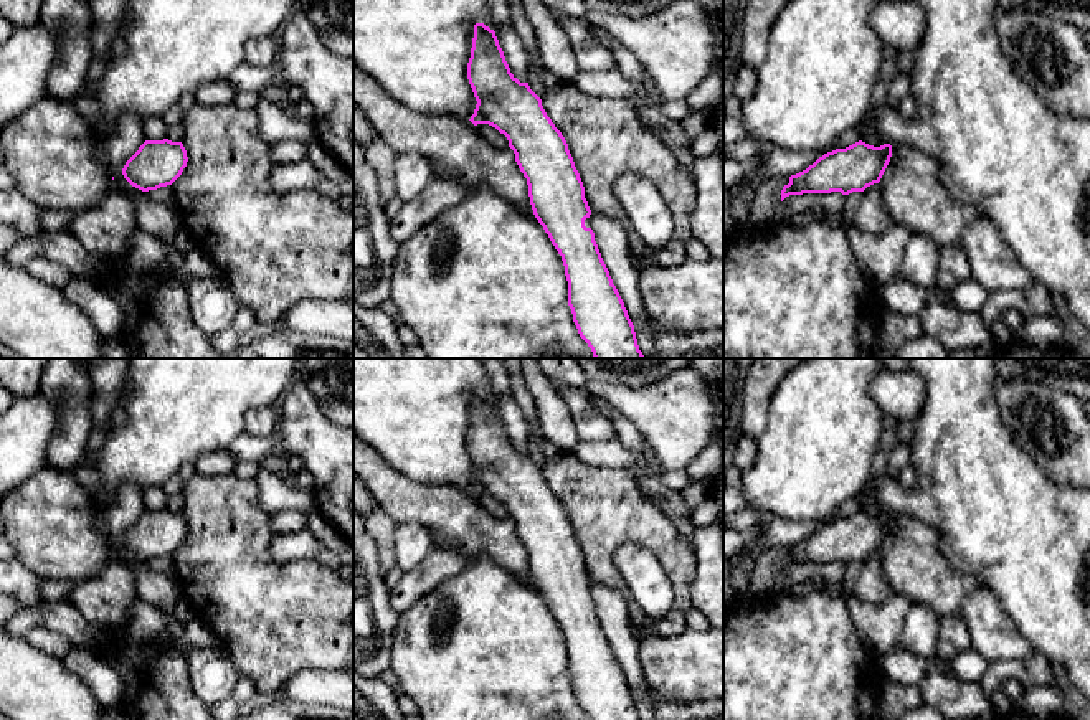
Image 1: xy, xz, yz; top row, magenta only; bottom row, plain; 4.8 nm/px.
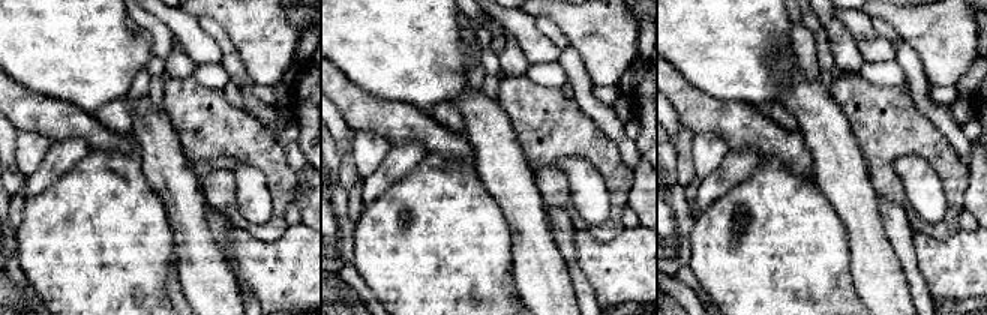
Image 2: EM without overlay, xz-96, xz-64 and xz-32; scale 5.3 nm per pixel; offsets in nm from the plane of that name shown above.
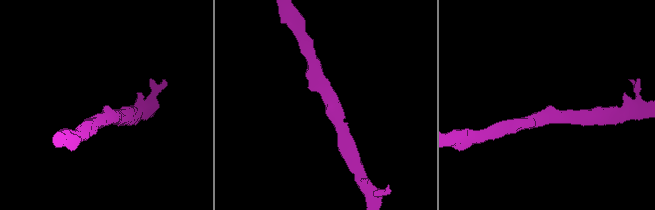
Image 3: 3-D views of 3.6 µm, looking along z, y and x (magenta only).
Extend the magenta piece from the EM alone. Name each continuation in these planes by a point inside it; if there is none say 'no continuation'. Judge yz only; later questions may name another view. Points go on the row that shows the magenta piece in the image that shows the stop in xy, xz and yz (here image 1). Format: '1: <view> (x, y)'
no continuation

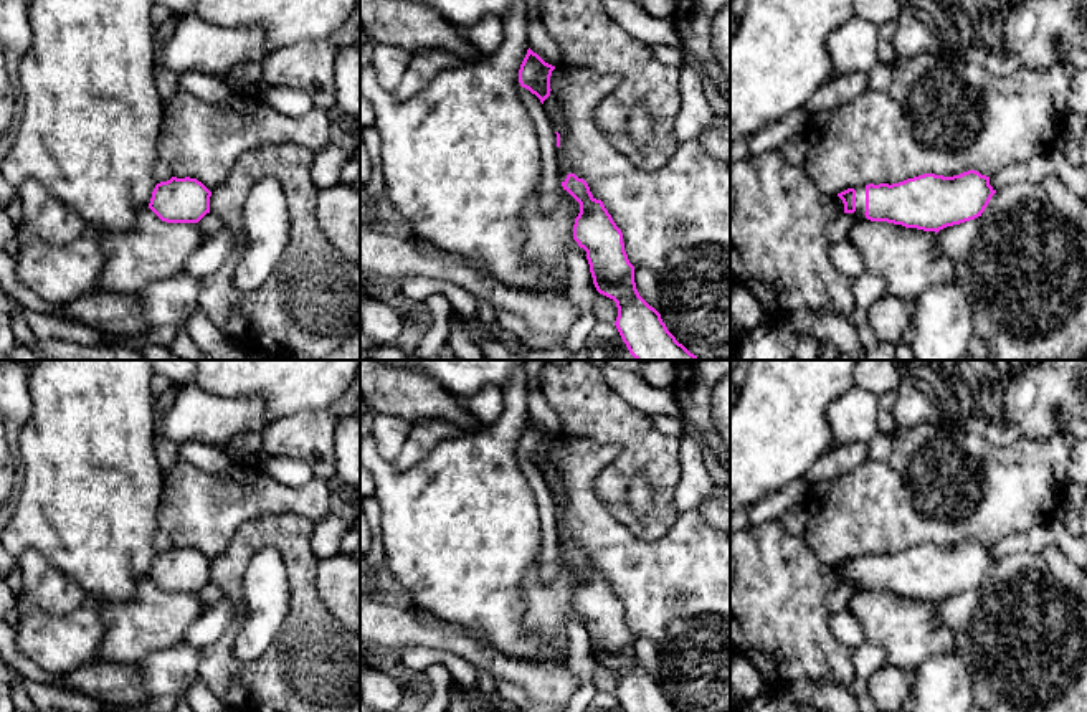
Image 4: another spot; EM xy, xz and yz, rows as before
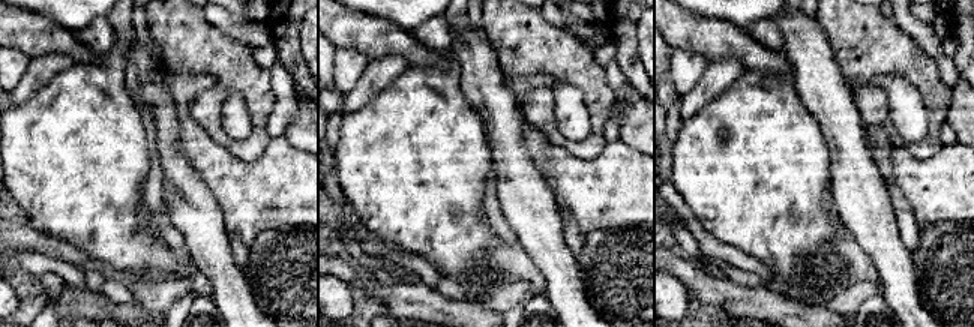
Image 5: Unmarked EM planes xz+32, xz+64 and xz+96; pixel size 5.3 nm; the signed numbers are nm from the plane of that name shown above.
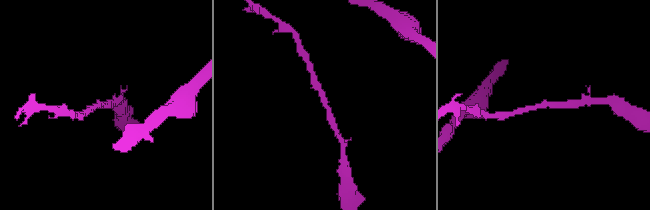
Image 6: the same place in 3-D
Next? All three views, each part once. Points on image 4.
1: yz (861, 189)

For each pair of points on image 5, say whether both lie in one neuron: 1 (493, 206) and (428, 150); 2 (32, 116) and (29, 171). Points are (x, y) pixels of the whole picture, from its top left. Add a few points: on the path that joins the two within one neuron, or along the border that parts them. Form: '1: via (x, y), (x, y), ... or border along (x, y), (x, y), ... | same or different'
1: border along (491, 170), (485, 185), (485, 215), (496, 231) | different
2: via (29, 129), (29, 158) | same

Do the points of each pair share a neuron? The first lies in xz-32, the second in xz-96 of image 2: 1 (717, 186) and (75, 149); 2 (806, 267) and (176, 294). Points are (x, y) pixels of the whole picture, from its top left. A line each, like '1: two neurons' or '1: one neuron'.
1: one neuron
2: two neurons

